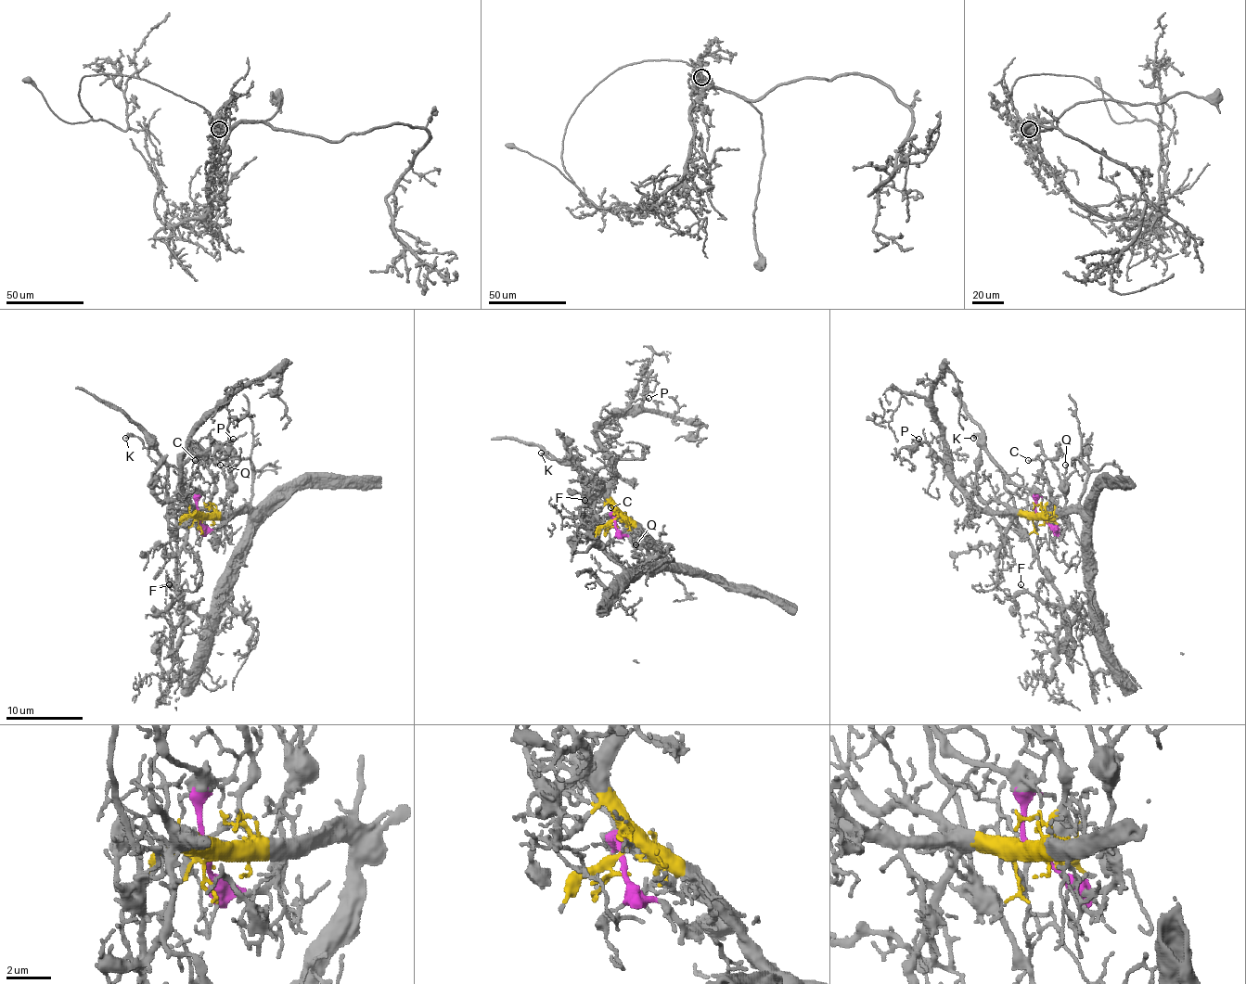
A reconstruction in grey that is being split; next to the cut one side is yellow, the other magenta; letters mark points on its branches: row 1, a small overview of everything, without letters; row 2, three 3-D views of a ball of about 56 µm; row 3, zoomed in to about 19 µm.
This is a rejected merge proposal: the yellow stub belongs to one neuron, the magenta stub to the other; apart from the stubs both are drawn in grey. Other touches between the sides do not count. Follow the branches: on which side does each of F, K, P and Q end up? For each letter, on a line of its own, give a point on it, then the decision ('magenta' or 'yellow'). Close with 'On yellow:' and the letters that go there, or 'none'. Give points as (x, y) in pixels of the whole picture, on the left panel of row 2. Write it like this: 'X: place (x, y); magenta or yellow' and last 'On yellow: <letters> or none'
F: place (169, 584); yellow
K: place (125, 438); yellow
P: place (233, 439); yellow
Q: place (220, 465); magenta
On yellow: F, K, P

